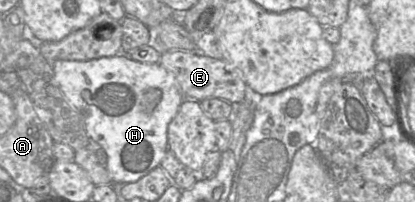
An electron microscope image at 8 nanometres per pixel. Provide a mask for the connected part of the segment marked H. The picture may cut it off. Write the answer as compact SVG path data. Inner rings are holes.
M119 53L112 57L102 57L102 58L96 58L89 61L65 61L65 60L57 60L52 63L52 69L53 73L56 79L56 82L66 98L66 100L69 102L69 104L76 109L79 113L81 113L83 120L84 120L84 126L85 130L87 132L88 137L93 143L97 143L102 147L106 154L107 154L107 164L106 169L112 179L113 185L115 186L121 186L126 183L133 183L147 175L151 170L156 168L157 166L160 166L160 163L162 159L164 158L167 150L168 150L168 126L169 123L172 121L172 119L175 117L176 113L179 110L180 105L182 104L184 100L184 95L181 92L177 81L175 79L175 76L170 71L166 70L164 67L162 67L159 63L157 64L148 64L148 63L141 63L138 61L132 60L127 54ZM149 88L157 88L160 89L162 92L161 100L159 104L156 106L156 108L150 112L146 113L144 112L144 108L142 106L142 98L145 94L145 92Z

